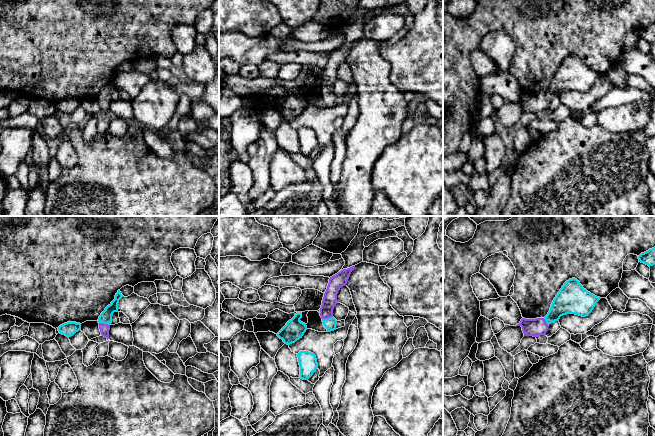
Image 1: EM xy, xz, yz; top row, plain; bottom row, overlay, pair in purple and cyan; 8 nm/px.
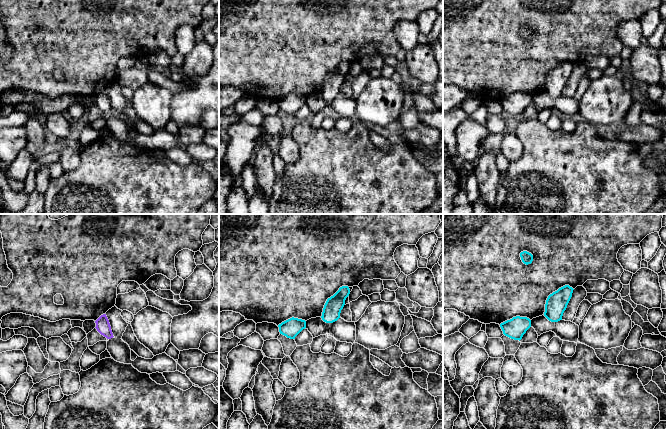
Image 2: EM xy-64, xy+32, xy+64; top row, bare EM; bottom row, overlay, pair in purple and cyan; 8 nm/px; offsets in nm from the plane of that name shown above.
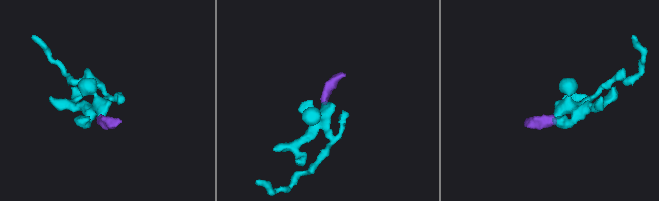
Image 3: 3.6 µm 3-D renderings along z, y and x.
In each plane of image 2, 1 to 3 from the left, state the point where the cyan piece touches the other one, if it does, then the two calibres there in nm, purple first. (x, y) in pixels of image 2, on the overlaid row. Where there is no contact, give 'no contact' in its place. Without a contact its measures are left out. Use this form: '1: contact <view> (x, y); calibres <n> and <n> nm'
1: no contact
2: no contact
3: no contact

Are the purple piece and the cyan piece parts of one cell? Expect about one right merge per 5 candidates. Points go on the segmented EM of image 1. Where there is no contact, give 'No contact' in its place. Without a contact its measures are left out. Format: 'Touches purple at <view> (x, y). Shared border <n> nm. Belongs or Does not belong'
Touches purple at xy (103, 323). Shared border 90 nm. Belongs

